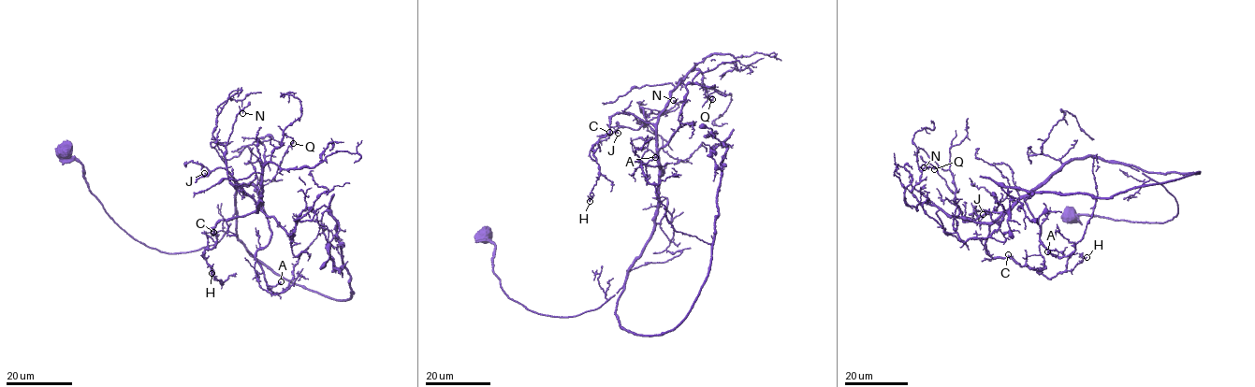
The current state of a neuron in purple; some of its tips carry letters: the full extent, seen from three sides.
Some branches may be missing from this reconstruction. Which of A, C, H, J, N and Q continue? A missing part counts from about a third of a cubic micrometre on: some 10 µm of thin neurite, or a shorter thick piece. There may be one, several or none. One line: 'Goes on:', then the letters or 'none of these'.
Goes on: none of these

